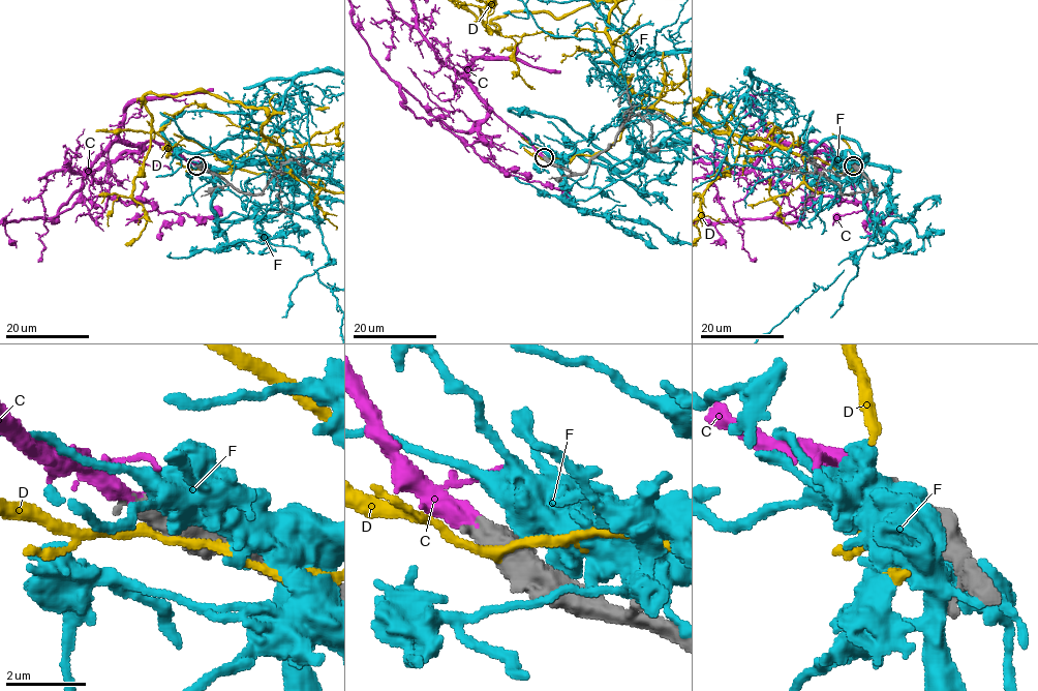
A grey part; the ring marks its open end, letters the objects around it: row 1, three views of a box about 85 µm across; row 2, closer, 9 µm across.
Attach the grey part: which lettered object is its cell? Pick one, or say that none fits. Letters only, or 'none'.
C

